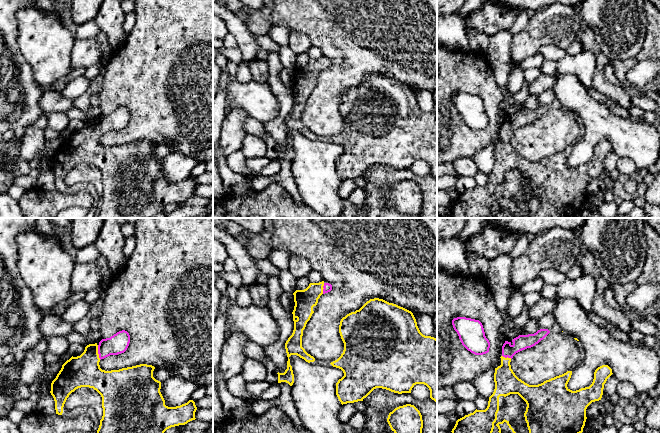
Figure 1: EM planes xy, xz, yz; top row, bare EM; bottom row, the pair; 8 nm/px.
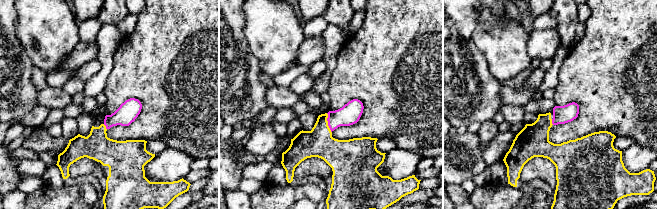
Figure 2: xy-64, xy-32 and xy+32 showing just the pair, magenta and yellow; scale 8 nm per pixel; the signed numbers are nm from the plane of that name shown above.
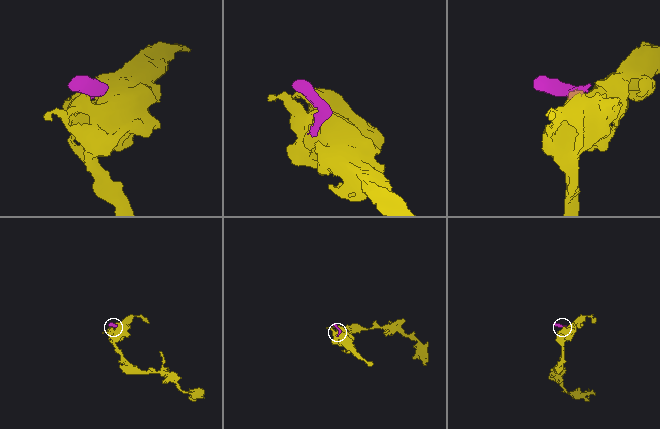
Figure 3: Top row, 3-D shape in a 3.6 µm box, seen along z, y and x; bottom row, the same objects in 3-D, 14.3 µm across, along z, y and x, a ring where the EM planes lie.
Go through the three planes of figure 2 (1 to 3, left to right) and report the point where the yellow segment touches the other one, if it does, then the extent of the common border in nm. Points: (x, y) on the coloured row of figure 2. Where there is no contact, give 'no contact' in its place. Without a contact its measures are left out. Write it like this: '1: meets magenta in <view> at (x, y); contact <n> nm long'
1: meets magenta in xy-64 at (106, 127); contact 50 nm long
2: meets magenta in xy-32 at (328, 123); contact 170 nm long
3: meets magenta in xy+32 at (552, 122); contact 50 nm long

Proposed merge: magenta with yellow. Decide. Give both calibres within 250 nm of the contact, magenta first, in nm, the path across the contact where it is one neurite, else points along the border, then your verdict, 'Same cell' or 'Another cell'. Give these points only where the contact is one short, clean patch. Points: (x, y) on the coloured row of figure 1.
Thickness 160 nm (magenta) against 260 nm. Path across: xy (118, 343), (98, 352), (82, 371). Same cell

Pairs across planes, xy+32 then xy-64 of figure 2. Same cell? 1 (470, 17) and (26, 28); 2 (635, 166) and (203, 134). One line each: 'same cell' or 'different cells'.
1: different cells
2: different cells

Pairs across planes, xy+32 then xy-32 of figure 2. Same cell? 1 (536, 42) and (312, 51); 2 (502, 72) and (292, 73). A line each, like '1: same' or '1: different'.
1: same
2: different

